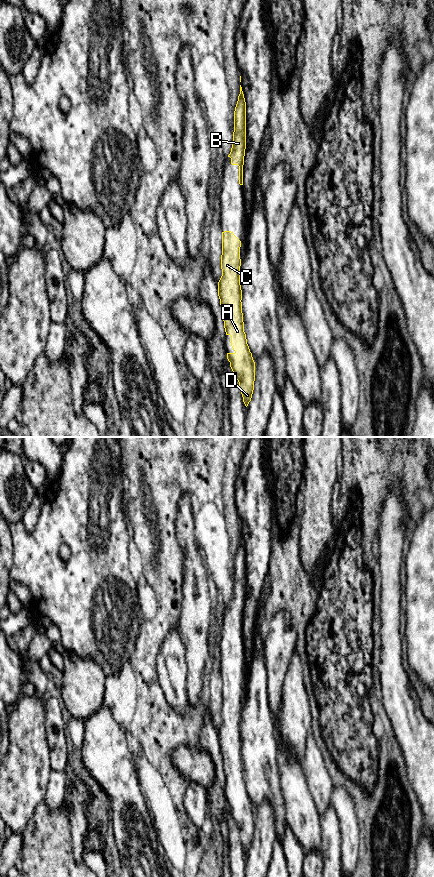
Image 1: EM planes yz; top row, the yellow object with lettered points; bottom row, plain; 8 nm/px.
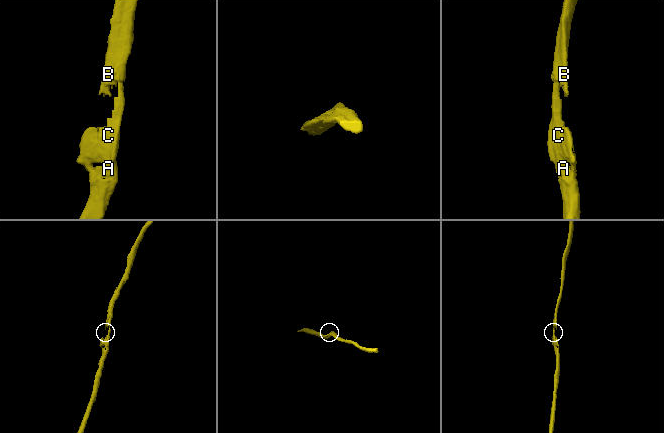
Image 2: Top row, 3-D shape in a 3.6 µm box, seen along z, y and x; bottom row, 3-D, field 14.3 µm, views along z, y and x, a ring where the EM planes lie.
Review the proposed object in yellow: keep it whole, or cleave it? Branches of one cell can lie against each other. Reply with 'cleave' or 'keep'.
keep

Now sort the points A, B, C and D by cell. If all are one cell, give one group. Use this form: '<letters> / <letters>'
A B C D

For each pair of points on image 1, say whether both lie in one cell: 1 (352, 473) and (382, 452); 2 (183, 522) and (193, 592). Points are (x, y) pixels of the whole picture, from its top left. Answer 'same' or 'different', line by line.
1: same
2: same

